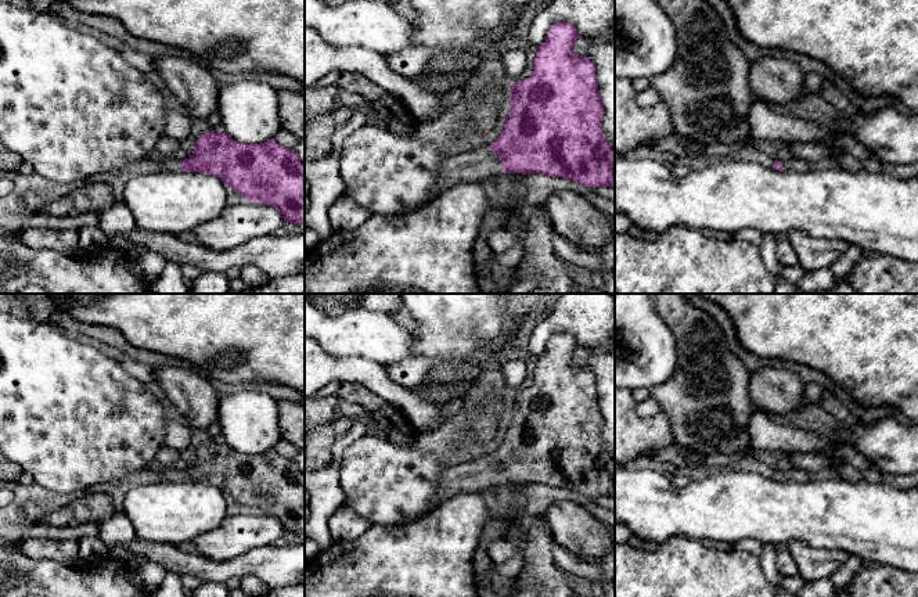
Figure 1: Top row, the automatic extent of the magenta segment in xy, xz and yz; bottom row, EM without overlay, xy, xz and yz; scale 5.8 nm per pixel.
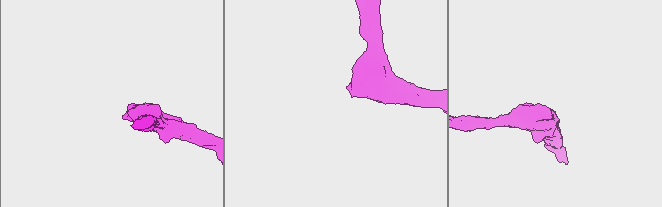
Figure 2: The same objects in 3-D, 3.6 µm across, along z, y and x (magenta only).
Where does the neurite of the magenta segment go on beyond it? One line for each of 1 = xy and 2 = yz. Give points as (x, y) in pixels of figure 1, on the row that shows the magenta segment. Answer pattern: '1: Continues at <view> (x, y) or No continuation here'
1: Continues at xy (168, 164)
2: Continues at yz (788, 165)

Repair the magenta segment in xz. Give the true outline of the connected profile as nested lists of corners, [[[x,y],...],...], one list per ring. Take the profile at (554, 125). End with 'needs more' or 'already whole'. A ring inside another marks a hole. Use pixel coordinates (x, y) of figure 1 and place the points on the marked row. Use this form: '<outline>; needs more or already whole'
[[[555,22],[546,42],[537,48],[533,73],[512,83],[510,114],[498,139],[490,144],[476,145],[444,159],[440,166],[440,181],[428,201],[460,183],[489,183],[501,173],[541,173],[564,177],[587,187],[615,187],[615,151],[601,130],[604,104],[600,97],[595,66],[586,55],[575,55],[573,46],[580,33],[570,22]]]; needs more

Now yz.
[[[792,158],[792,159],[775,161],[773,168],[780,172],[807,172],[813,166],[806,161]]]; needs more

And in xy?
[[[210,130],[201,134],[188,159],[173,159],[152,155],[161,169],[170,172],[198,172],[213,175],[246,201],[274,206],[284,222],[305,224],[305,165],[295,150],[278,144],[274,139],[260,144],[246,144],[233,140],[226,132]]]; needs more

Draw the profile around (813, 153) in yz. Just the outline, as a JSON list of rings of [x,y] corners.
[[[839,133],[831,144],[824,143],[792,143],[778,147],[786,147],[793,158],[809,162],[811,166],[825,162],[836,150],[843,150],[845,152],[853,155],[858,161],[865,161],[867,150],[856,139],[849,134]]]

